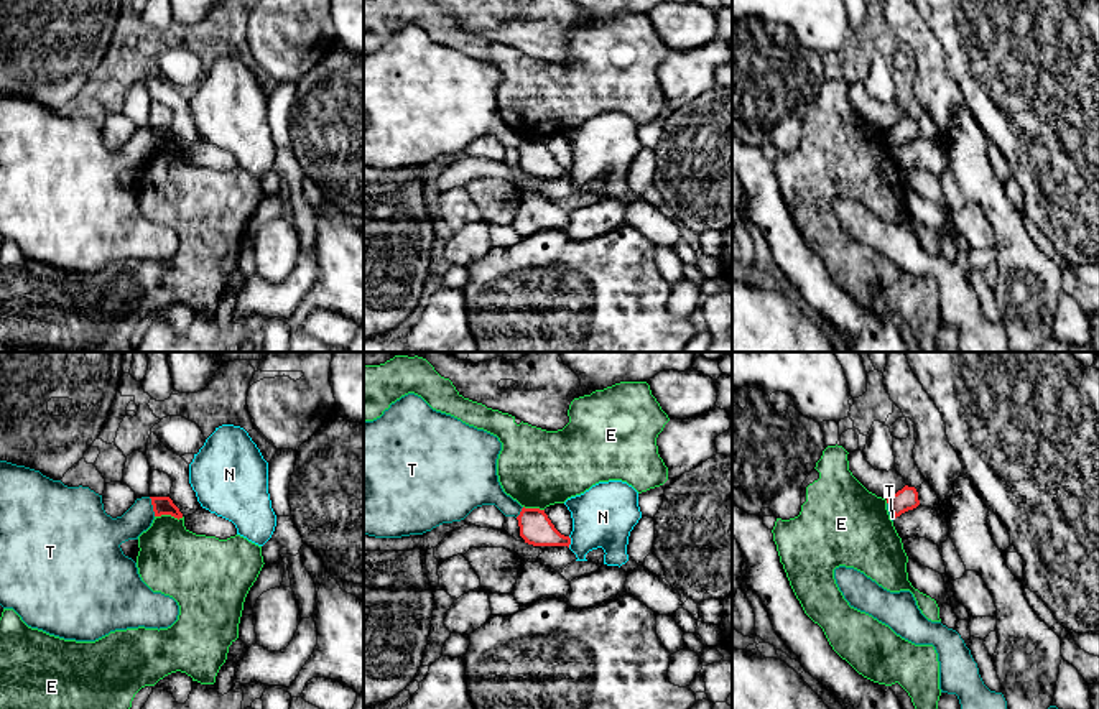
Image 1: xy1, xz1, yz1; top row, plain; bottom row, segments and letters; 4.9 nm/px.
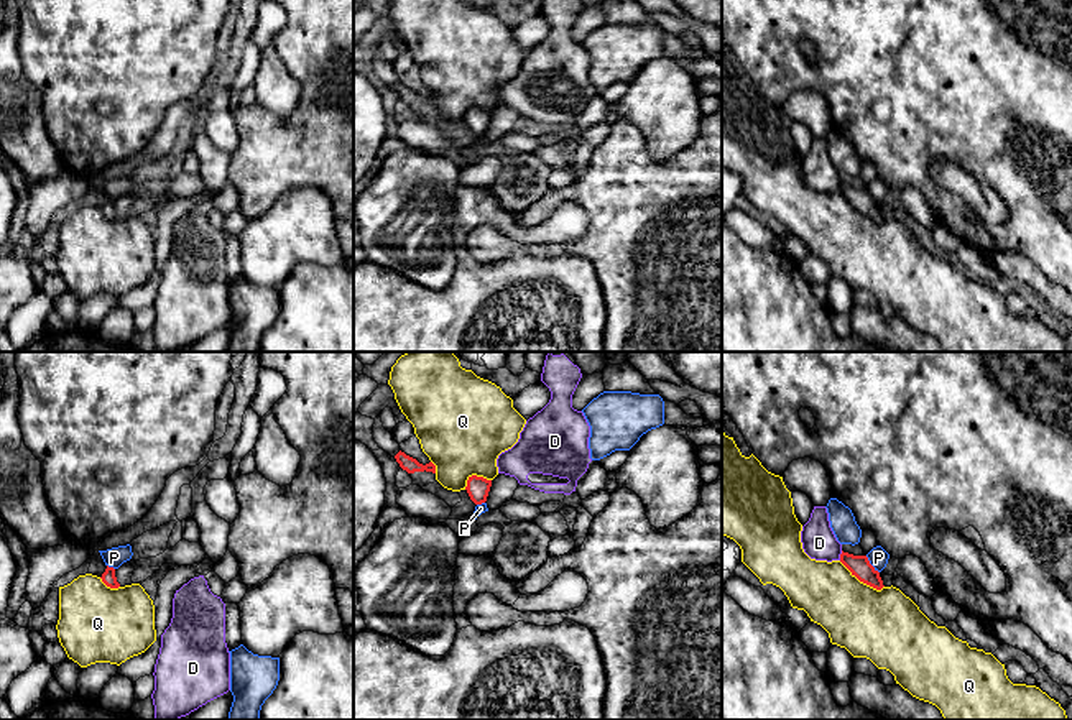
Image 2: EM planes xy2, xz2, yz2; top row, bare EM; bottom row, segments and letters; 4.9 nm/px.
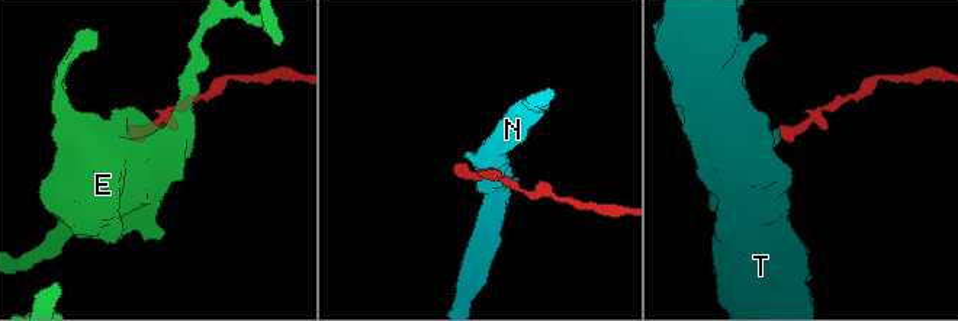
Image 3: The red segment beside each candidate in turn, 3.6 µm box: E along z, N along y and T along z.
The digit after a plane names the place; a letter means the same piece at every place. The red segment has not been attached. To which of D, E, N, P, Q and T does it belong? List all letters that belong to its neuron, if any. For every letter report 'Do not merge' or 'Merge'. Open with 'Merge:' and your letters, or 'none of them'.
Merge: none of them
D: Do not merge
E: Do not merge
N: Do not merge
P: Do not merge
Q: Do not merge
T: Do not merge

